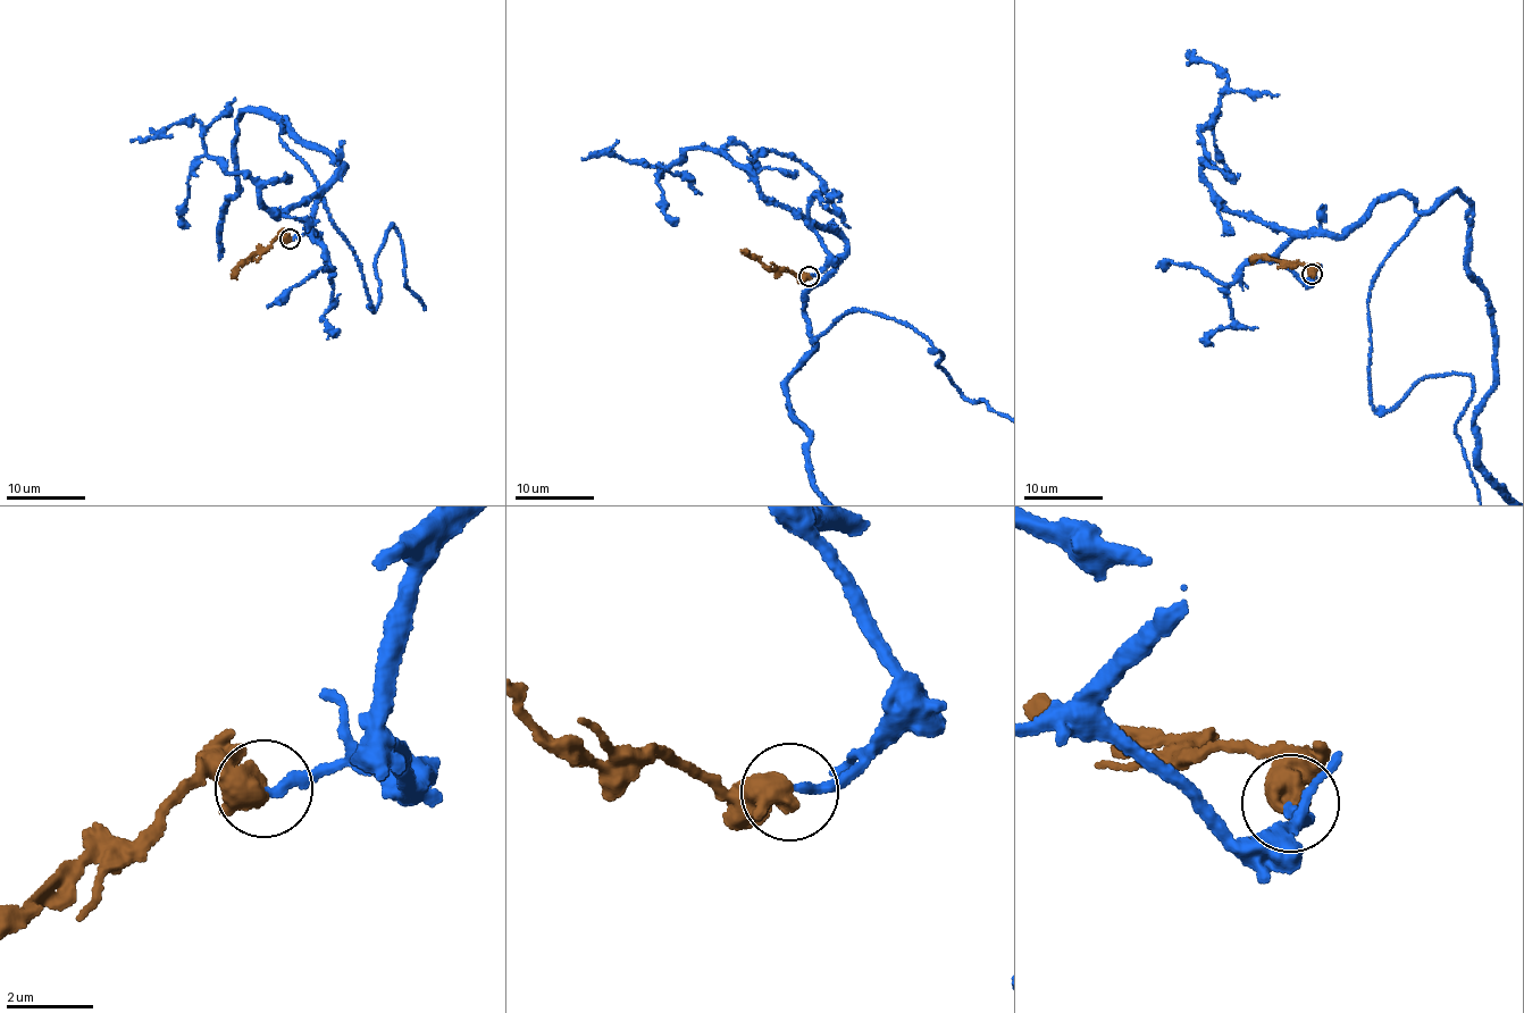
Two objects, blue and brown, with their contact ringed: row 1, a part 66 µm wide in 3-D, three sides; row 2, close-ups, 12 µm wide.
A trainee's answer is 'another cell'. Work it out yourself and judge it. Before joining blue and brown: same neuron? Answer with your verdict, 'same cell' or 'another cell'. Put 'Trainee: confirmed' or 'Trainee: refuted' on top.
Trainee: refuted
same cell

